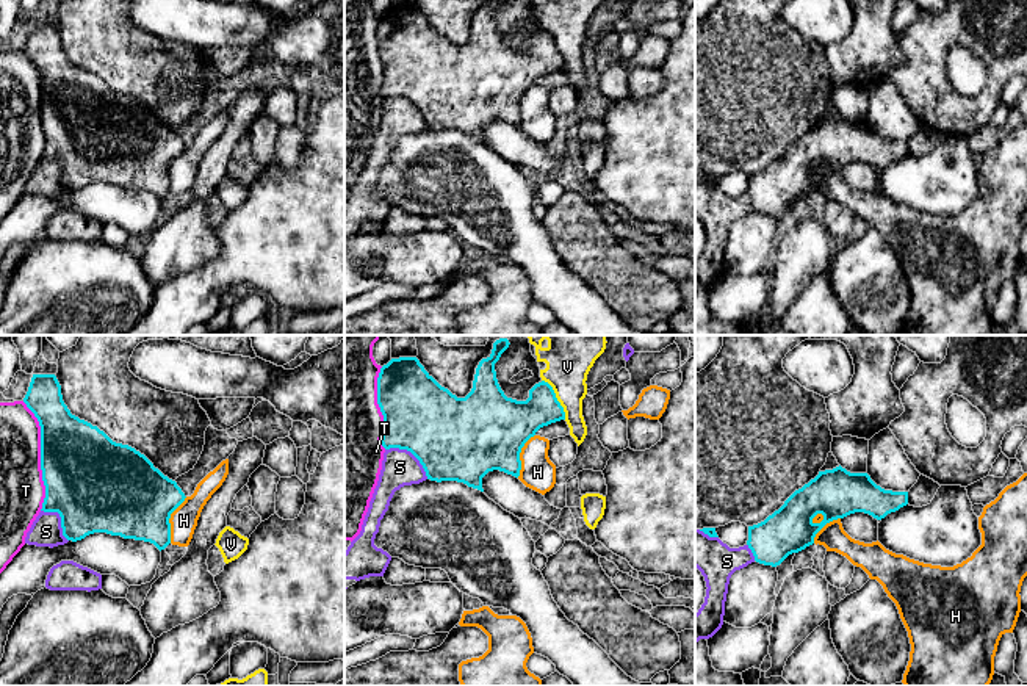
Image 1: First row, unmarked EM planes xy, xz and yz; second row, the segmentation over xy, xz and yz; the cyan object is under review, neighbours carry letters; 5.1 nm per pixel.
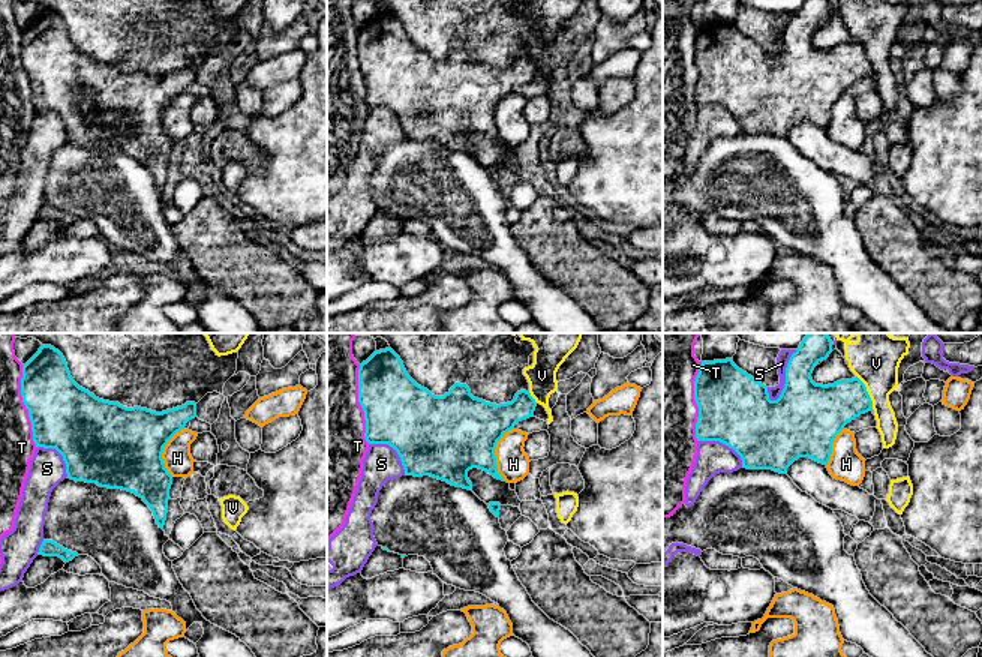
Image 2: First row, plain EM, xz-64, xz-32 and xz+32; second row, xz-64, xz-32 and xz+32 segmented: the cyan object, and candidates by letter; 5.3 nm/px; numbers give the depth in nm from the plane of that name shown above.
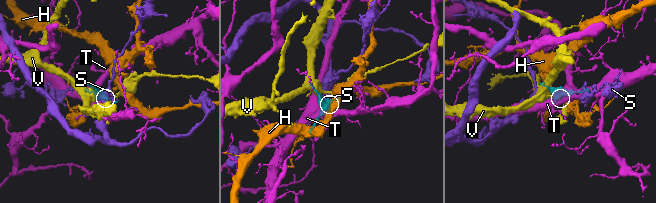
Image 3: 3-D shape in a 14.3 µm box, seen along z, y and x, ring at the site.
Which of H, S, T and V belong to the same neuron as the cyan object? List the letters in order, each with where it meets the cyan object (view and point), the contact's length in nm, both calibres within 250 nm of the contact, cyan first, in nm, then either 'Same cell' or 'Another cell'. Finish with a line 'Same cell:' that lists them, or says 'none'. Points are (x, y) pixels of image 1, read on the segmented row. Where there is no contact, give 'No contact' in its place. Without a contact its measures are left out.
H: Touches cyan at xy (168, 520). Shared border 260 nm. Thickness 400 nm (cyan) against 140 nm. Another cell
S: Touches cyan at xz (410, 451). Shared border 280 nm. Thickness 440 nm (cyan) against 190 nm. Another cell
T: Touches cyan at xy (41, 456). Shared border 550 nm. Thickness 440 nm (cyan) against 240 nm. Another cell
V: Touches cyan at xz (556, 398). Shared border 240 nm. Thickness 220 nm (cyan) against 260 nm. Another cell
Same cell: none

